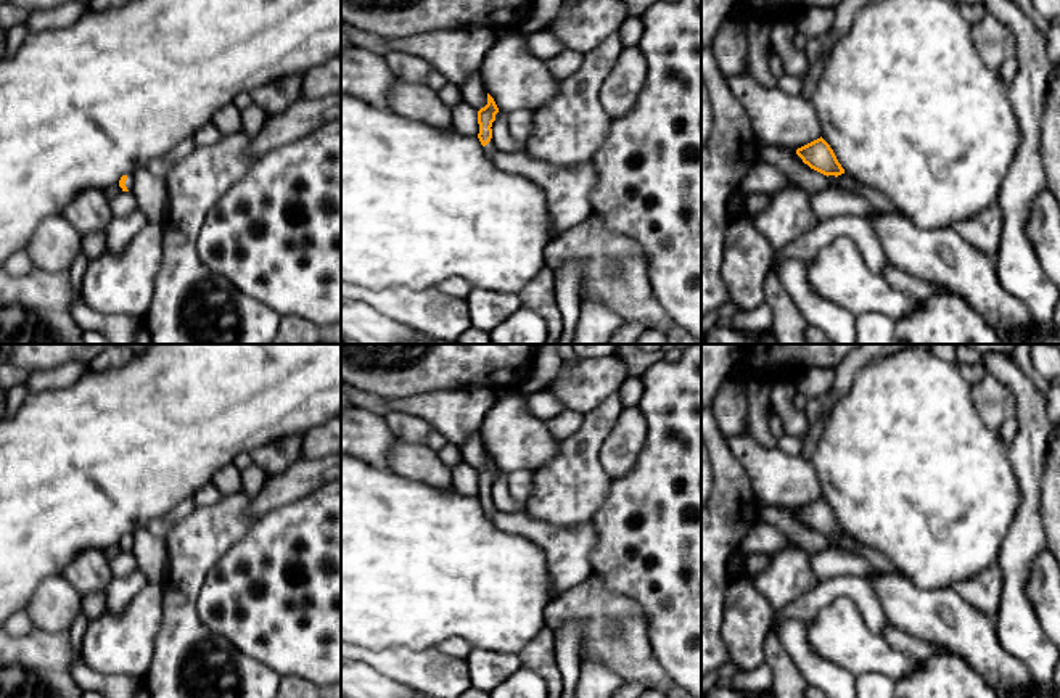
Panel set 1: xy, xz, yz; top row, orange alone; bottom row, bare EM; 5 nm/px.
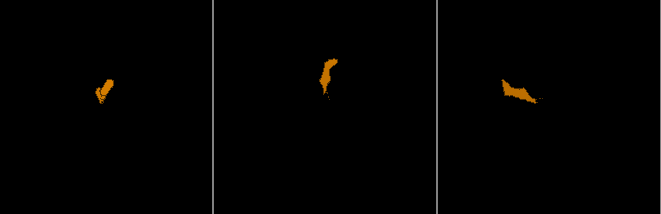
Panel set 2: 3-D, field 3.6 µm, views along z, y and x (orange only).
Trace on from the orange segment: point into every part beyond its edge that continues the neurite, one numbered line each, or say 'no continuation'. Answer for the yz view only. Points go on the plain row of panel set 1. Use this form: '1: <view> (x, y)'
no continuation

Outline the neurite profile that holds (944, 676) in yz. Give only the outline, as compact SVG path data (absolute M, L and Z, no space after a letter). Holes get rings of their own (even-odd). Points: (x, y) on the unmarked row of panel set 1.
M938 655L896 682L894 698L999 698L963 659Z

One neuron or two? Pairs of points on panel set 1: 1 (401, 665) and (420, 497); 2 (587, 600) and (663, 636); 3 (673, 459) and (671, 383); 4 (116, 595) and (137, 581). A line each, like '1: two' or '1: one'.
1: two
2: two
3: one
4: one

